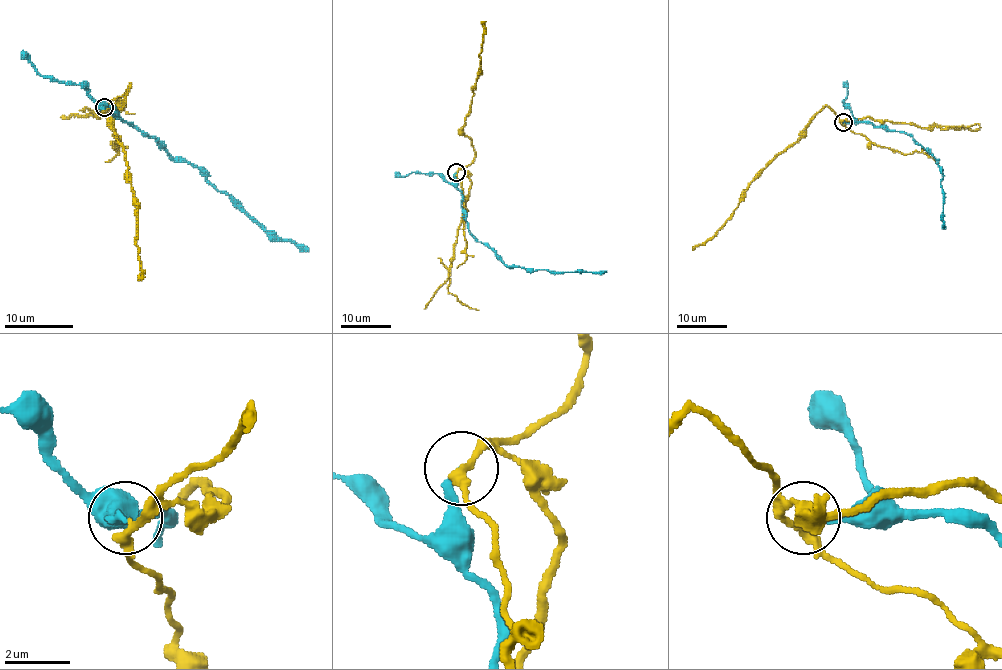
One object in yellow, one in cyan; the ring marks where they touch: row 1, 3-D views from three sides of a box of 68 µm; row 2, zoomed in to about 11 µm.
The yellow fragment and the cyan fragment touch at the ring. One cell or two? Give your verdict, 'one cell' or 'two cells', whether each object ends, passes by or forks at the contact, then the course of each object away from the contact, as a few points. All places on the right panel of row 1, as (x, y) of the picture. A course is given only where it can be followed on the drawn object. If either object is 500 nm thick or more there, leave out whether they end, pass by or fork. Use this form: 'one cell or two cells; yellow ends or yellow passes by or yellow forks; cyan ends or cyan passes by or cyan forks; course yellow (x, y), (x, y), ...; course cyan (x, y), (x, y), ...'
two cells; yellow passes by; cyan ends; course yellow (843, 122), (825, 106), (799, 139), (757, 177), (726, 222), (692, 250); course cyan (843, 122), (863, 122), (902, 131), (935, 159), (943, 177), (942, 228)

